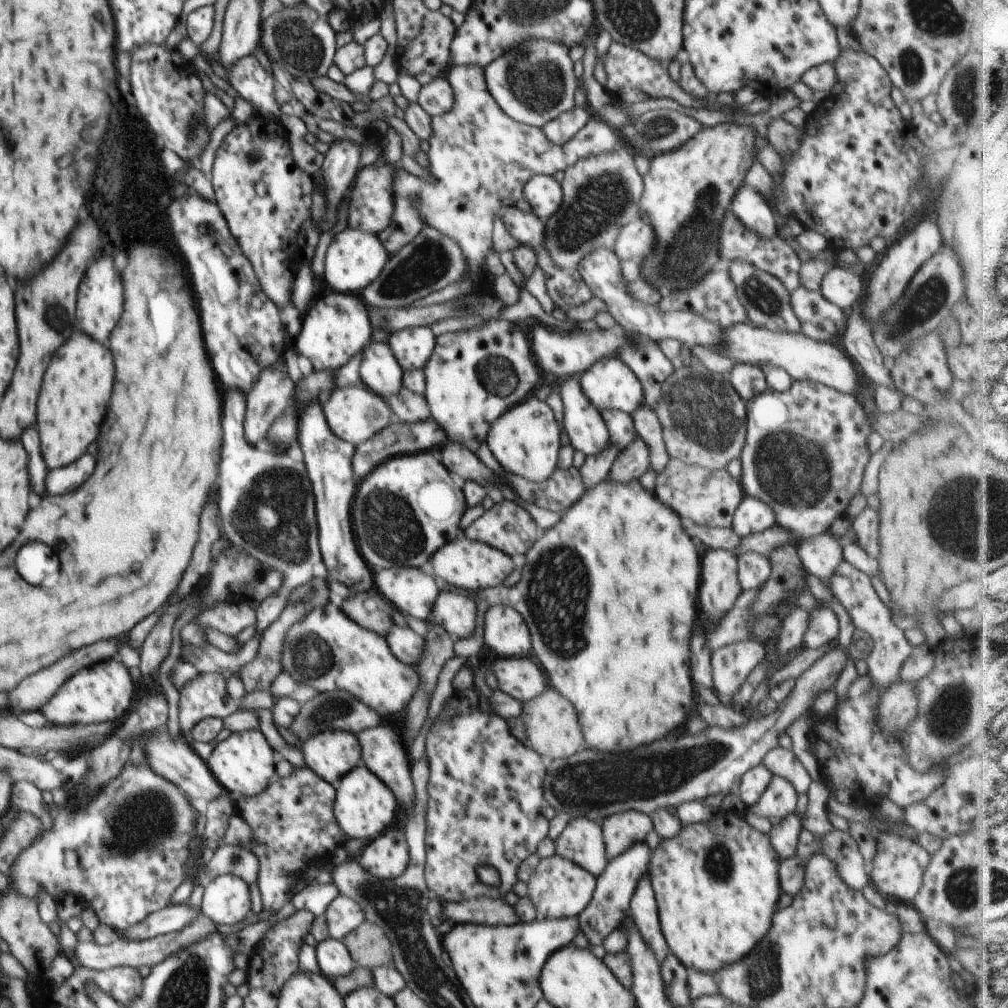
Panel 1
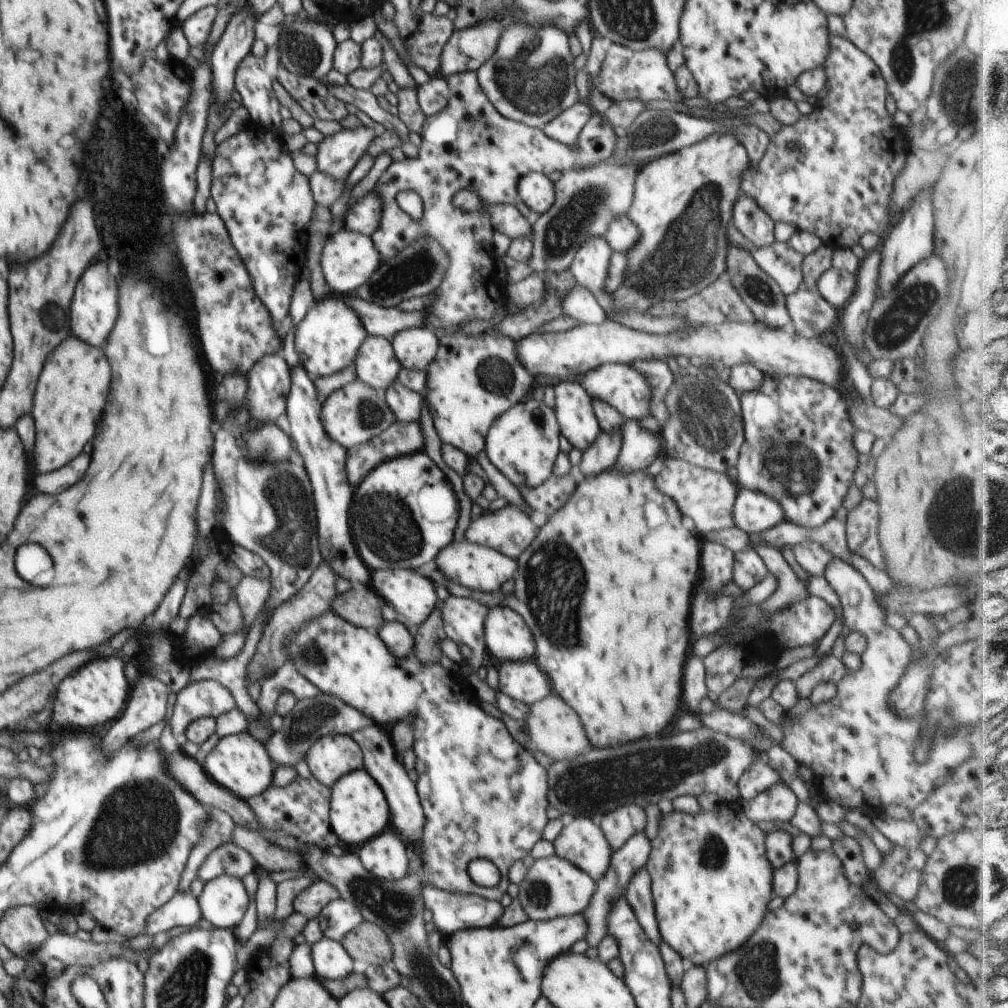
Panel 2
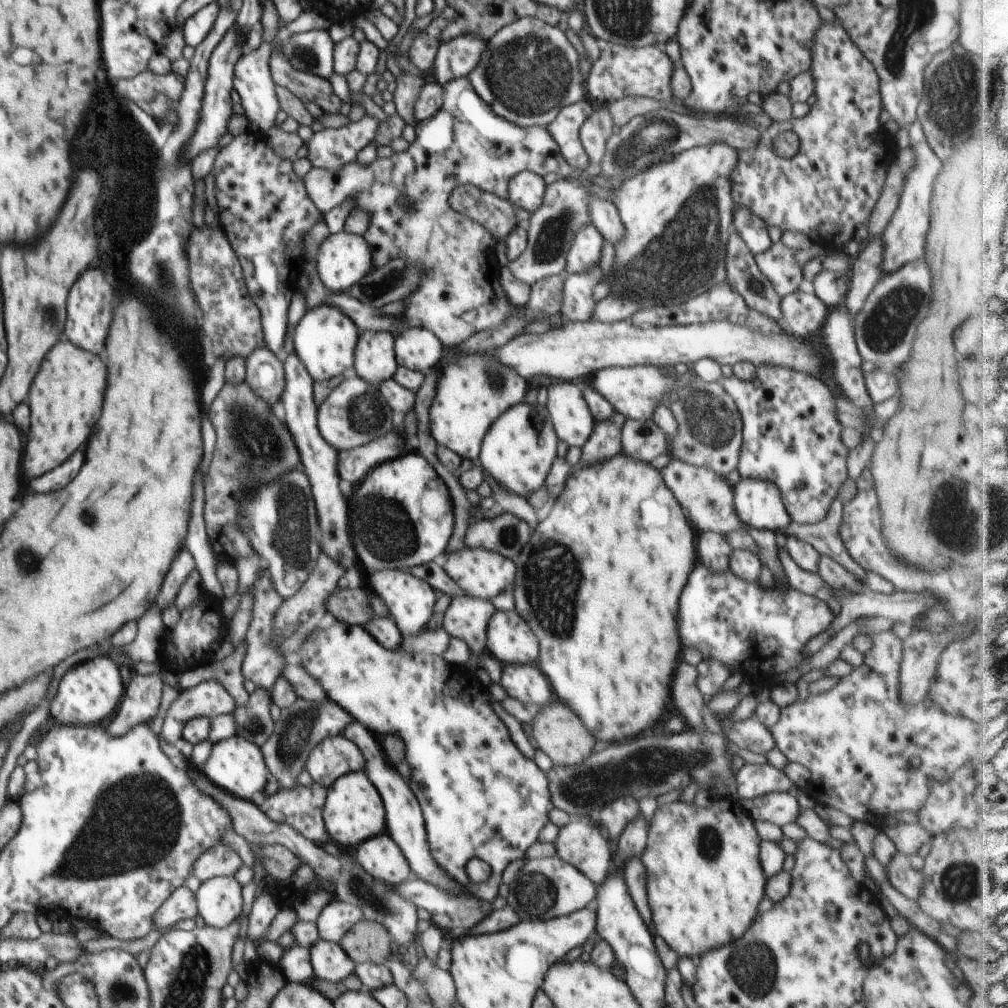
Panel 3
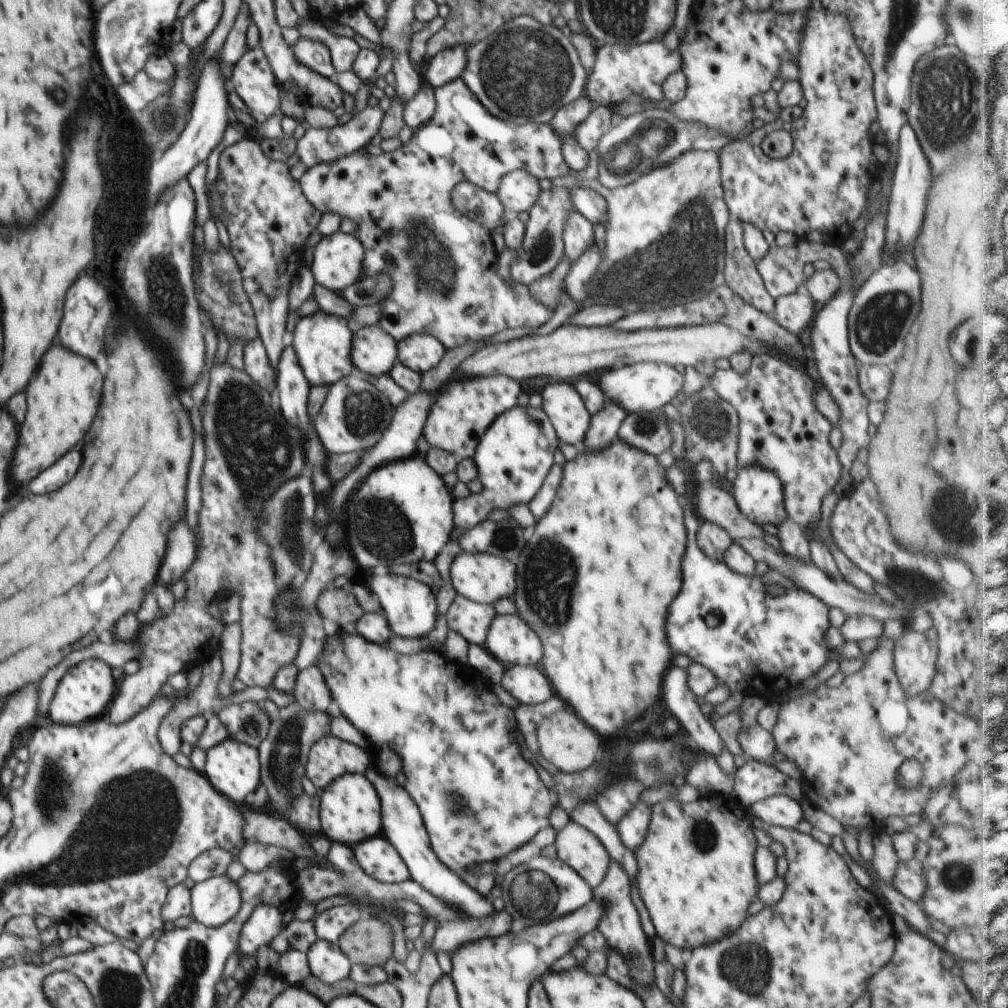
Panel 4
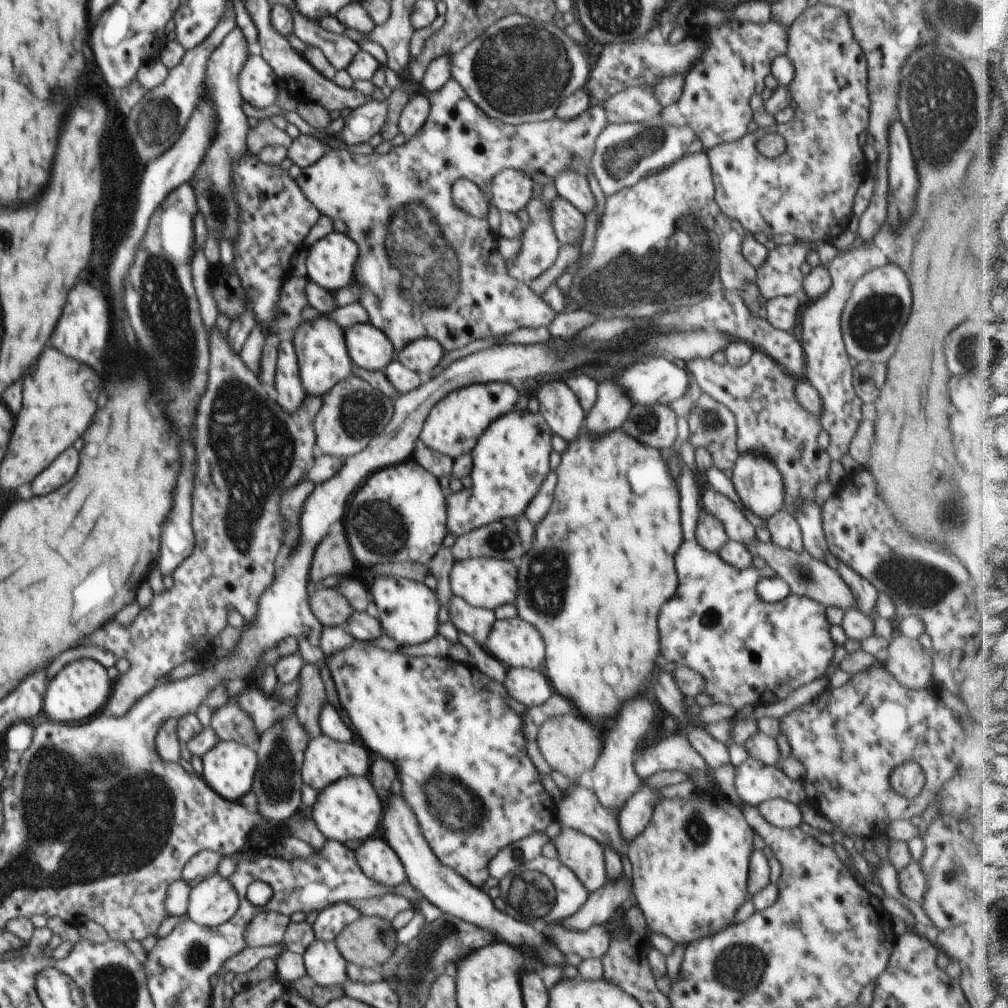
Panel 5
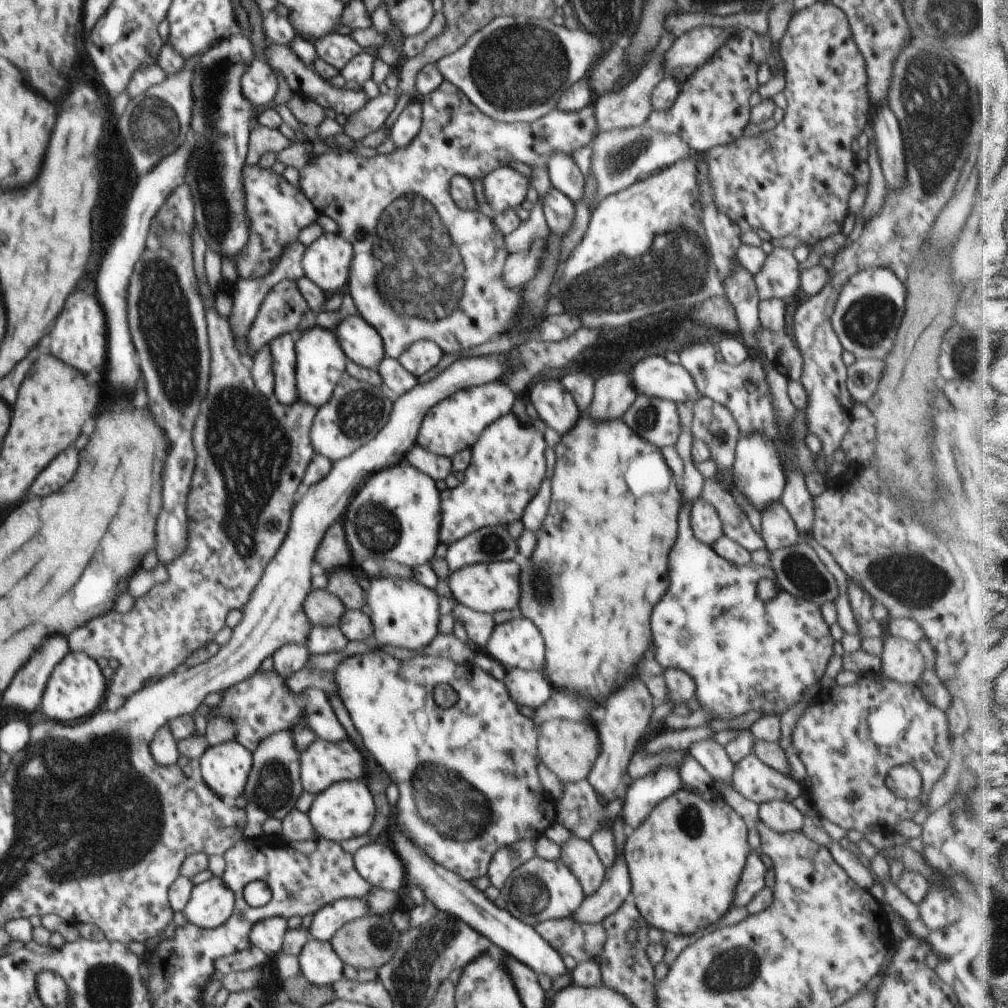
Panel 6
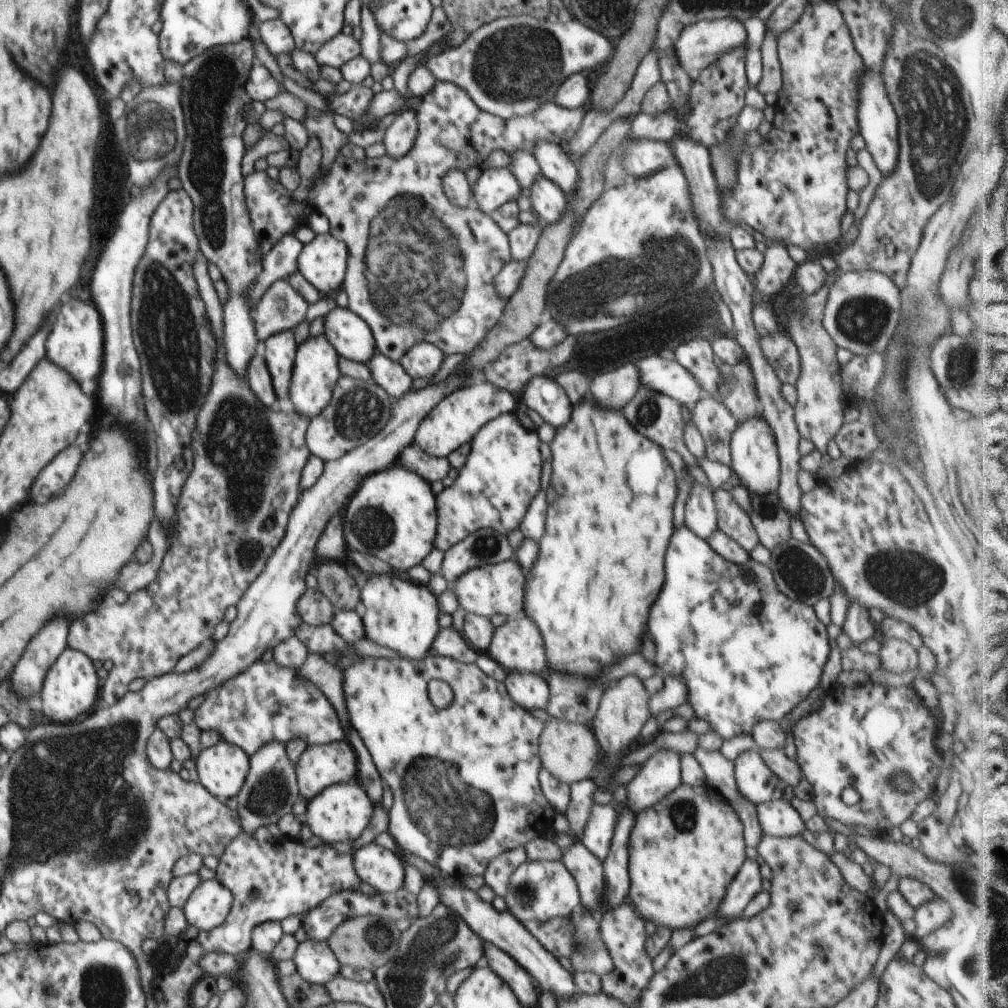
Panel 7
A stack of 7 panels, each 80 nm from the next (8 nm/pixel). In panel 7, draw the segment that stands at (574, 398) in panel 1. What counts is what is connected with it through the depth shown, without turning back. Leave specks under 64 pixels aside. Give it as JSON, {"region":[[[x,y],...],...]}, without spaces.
{"region":[[[545,375],[532,377],[528,381],[523,390],[523,402],[556,429],[570,422],[574,406],[556,379]]]}

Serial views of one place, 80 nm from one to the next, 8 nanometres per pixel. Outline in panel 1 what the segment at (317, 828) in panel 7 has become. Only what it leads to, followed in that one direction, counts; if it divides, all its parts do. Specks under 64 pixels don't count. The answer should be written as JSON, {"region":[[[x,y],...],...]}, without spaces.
{"region":[[[364,764],[355,766],[345,774],[335,789],[333,813],[340,828],[350,839],[376,838],[384,833],[396,818],[399,809],[395,794]]]}

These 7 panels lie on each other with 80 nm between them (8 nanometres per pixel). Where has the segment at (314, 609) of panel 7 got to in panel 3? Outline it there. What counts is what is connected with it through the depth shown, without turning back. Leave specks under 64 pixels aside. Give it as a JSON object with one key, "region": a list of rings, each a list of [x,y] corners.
{"region":[[[367,586],[360,589],[343,589],[337,587],[337,589],[326,600],[327,611],[331,612],[334,618],[345,622],[347,625],[360,625],[364,627],[366,623],[376,616],[371,607],[370,593],[371,591]]]}

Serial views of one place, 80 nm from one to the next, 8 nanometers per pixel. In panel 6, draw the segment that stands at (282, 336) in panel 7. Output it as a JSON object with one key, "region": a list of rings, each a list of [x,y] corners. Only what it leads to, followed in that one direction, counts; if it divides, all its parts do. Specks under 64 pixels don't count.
{"region":[[[286,333],[269,343],[274,373],[274,394],[277,401],[283,405],[293,405],[298,401],[295,339],[296,335]]]}

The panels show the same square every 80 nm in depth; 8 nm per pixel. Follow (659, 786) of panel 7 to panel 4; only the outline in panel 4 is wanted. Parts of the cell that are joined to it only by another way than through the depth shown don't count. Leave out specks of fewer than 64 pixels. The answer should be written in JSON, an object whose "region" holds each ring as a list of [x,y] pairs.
{"region":[[[639,798],[634,808],[616,826],[624,847],[635,851],[644,842],[650,819],[651,808]]]}

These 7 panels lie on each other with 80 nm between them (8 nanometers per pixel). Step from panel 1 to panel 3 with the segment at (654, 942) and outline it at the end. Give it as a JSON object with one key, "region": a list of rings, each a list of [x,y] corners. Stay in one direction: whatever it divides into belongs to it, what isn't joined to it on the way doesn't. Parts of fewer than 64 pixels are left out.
{"region":[[[638,857],[629,859],[625,863],[623,877],[642,920],[646,923],[647,928],[652,926],[653,920],[647,897],[647,876],[644,863]]]}

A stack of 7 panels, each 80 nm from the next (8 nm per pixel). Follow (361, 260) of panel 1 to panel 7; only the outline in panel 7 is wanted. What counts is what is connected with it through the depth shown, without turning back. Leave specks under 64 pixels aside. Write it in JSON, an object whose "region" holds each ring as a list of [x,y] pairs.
{"region":[[[329,232],[316,235],[304,245],[298,257],[300,274],[322,294],[343,286],[347,269],[348,247]]]}

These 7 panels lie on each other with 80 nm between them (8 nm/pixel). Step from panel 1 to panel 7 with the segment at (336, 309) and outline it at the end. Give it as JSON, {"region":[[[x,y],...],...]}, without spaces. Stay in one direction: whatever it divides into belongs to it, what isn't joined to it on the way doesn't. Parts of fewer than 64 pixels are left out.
{"region":[[[324,333],[316,337],[309,336],[297,346],[289,388],[289,398],[293,404],[294,414],[300,414],[302,418],[312,420],[325,410],[332,398],[334,386],[342,376],[339,358],[338,351],[330,344]]]}

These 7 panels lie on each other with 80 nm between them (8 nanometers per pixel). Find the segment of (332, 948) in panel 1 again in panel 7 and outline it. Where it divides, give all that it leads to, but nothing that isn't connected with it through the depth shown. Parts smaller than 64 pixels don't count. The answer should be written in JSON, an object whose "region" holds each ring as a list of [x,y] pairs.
{"region":[[[327,941],[300,942],[293,956],[297,973],[309,983],[325,985],[340,974],[341,964]]]}

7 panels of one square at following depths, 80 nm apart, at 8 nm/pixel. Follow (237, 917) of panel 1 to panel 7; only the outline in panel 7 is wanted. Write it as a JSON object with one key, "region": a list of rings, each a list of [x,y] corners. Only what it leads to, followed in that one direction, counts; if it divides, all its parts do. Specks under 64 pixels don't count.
{"region":[[[216,878],[202,881],[188,897],[183,911],[191,931],[211,931],[222,926],[231,911],[233,894]]]}

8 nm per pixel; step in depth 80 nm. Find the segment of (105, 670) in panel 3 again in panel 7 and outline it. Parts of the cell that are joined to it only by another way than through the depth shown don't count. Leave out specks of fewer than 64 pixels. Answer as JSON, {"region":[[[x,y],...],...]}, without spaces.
{"region":[[[64,650],[56,664],[46,672],[39,697],[39,710],[54,722],[72,722],[94,706],[94,702],[99,698],[98,688],[100,689],[100,686],[93,661],[82,652]]]}

